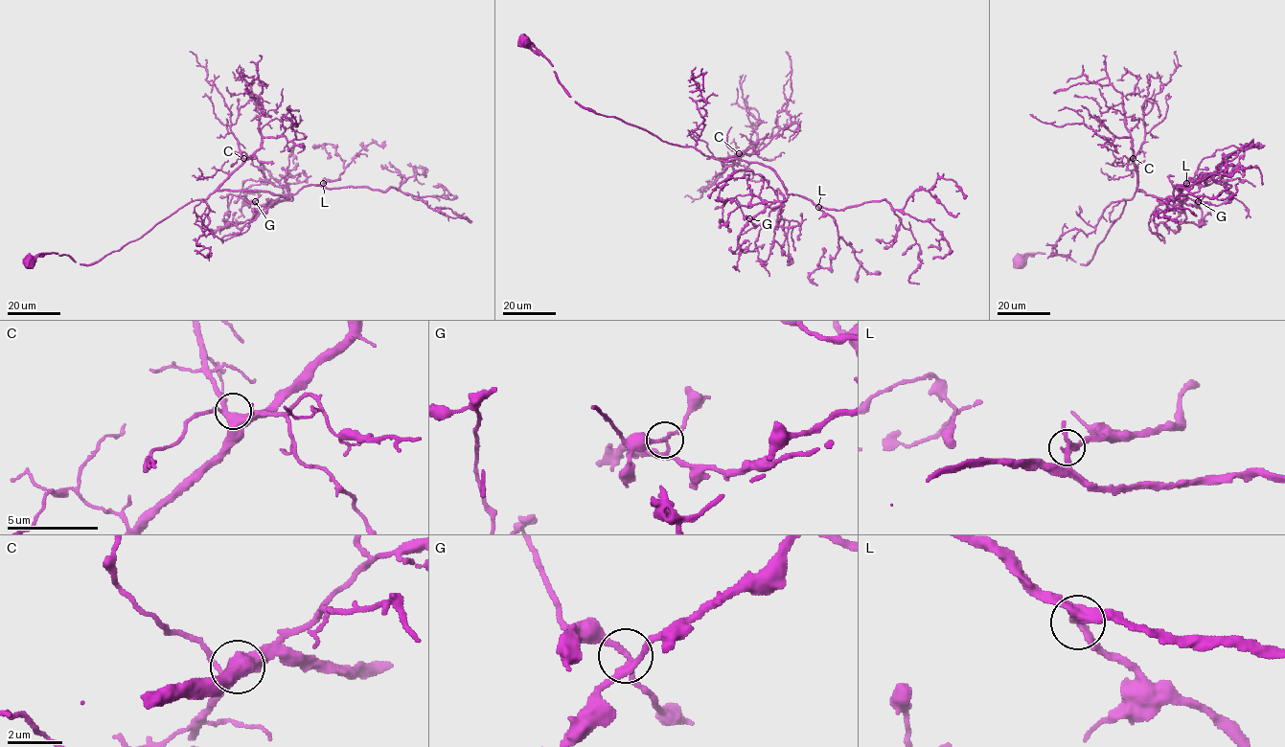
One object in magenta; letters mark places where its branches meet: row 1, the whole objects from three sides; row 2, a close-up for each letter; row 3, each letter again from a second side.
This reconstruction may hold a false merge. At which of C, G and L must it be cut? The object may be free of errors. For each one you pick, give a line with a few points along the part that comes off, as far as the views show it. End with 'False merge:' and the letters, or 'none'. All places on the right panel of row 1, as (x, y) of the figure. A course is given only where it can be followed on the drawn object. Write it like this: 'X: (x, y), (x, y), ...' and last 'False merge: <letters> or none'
G: (1198, 201), (1178, 195), (1174, 205), (1186, 199), (1181, 191), (1192, 184), (1212, 180), (1230, 187), (1223, 183)
False merge: G

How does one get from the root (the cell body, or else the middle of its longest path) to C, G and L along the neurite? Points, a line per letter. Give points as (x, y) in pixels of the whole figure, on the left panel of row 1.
C: (31, 263), (43, 253), (66, 255), (81, 264), (97, 262), (140, 238), (188, 203), (205, 199), (243, 158)
G: (31, 263), (43, 253), (97, 262), (217, 191), (293, 198), (265, 205), (255, 201)
L: (31, 263), (43, 253), (66, 255), (81, 264), (97, 262), (217, 191), (261, 191), (288, 198), (323, 182)

